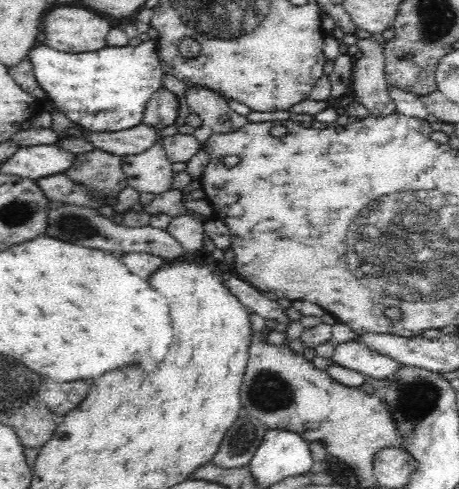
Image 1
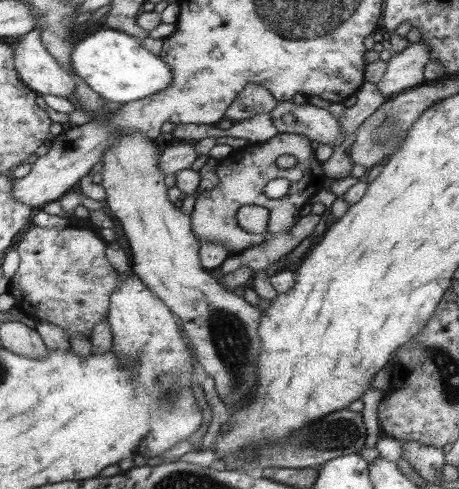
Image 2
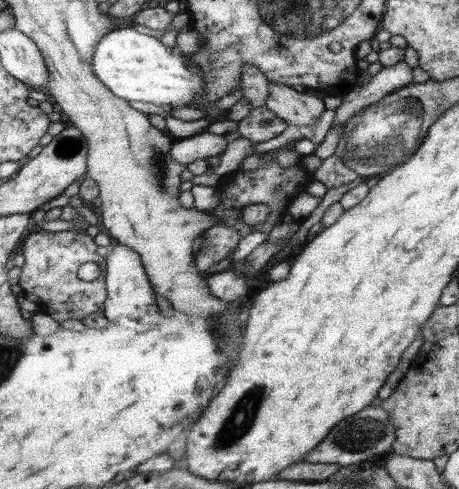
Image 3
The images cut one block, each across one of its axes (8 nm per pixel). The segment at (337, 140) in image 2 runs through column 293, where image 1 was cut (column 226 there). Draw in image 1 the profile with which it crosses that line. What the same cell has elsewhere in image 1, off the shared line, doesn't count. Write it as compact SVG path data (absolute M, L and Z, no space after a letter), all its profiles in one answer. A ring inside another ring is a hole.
M188 84L186 100L192 114L196 114L204 126L212 128L214 134L232 134L248 124L248 116L232 112L228 104L208 88Z

